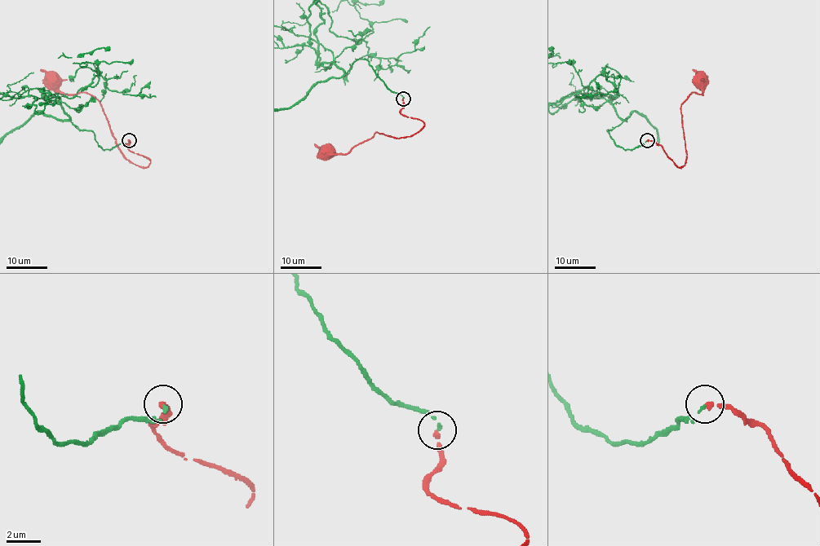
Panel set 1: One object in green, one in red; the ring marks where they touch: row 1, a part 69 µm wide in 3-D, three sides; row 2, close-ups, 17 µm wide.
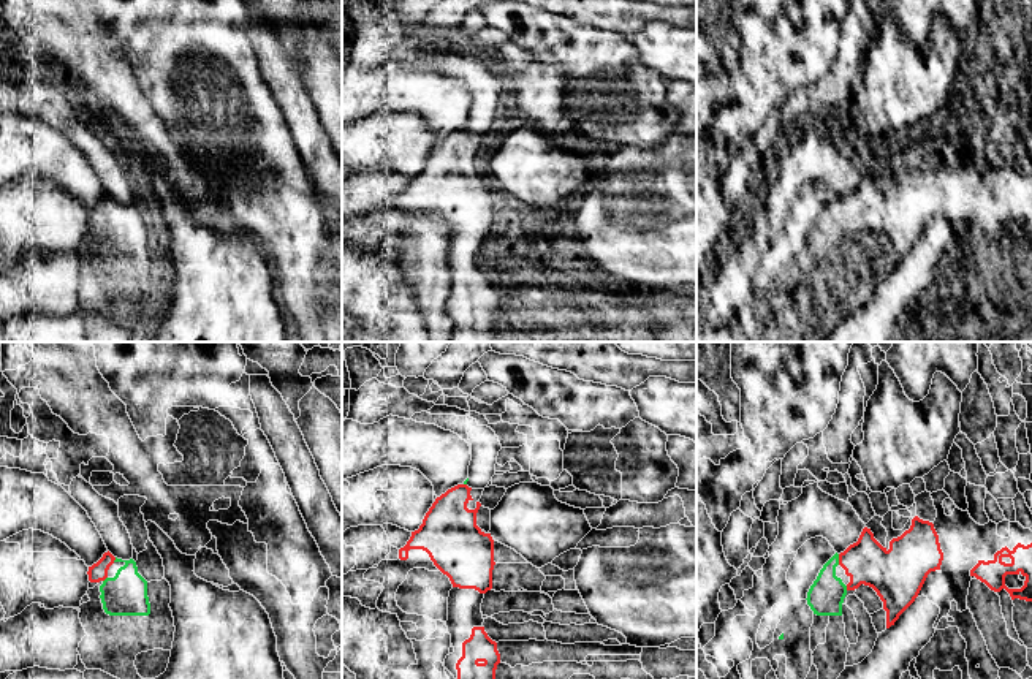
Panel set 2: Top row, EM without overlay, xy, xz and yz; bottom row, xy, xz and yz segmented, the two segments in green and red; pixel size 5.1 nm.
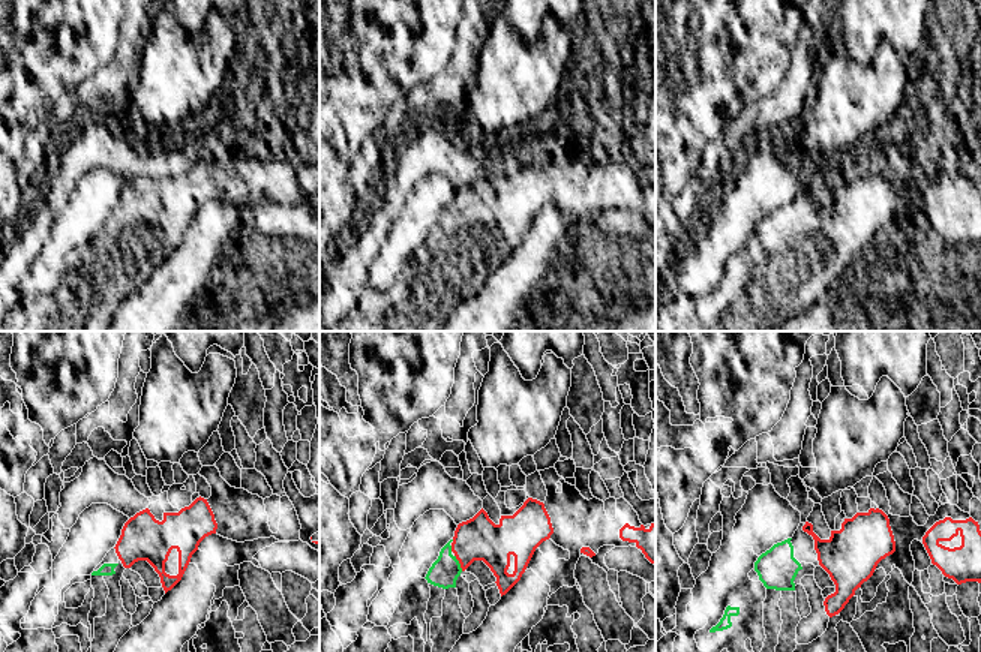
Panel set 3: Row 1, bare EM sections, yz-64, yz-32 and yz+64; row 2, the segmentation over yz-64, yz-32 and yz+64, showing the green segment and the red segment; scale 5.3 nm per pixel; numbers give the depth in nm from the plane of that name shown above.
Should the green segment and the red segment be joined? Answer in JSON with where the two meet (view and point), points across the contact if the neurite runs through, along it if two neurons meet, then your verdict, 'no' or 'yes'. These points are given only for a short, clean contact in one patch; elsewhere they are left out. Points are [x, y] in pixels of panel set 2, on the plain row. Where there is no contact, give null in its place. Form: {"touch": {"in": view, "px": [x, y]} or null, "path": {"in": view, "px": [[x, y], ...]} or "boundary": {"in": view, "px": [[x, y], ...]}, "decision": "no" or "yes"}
{"touch": {"in": "yz", "px": [838, 204]}, "path": {"in": "yz", "px": [[825, 242], [827, 219], [838, 204], [866, 208]]}, "decision": "yes"}

